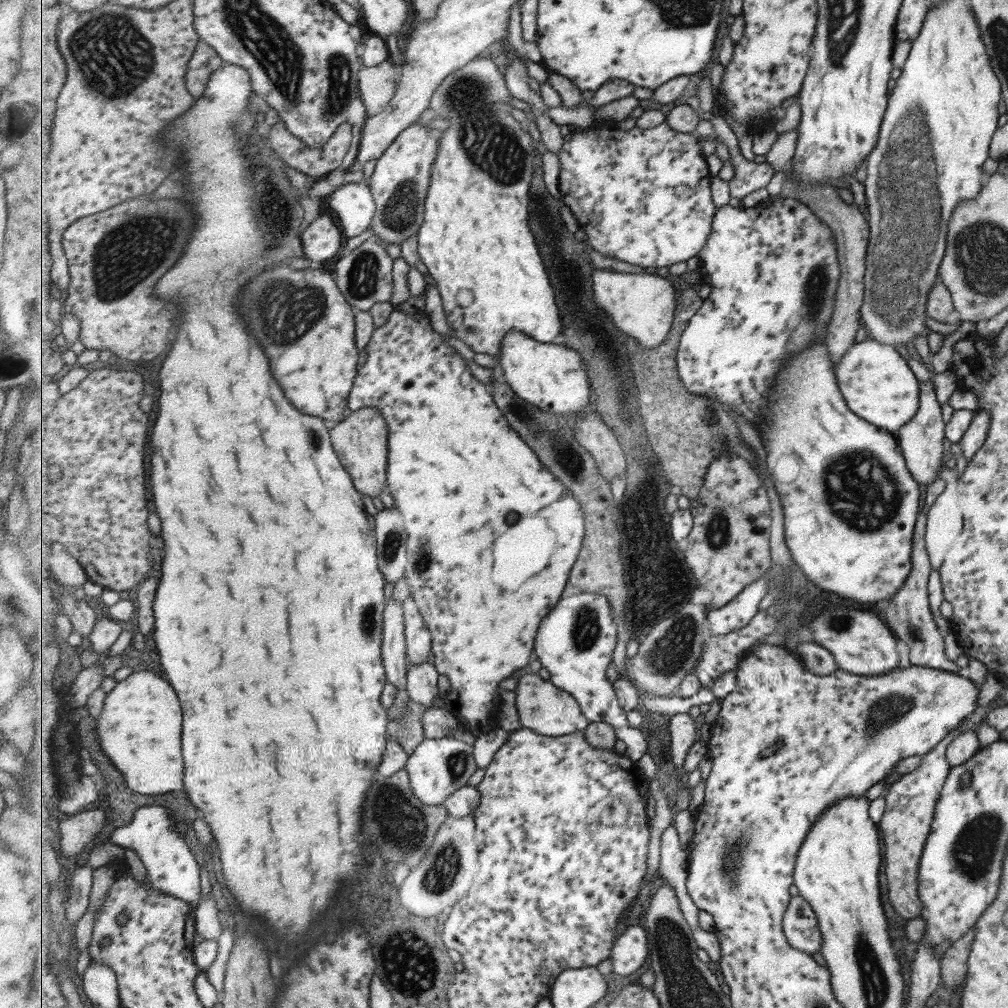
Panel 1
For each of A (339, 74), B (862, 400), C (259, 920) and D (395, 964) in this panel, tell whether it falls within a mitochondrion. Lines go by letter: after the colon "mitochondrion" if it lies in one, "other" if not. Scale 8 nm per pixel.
A: mitochondrion
B: other
C: other
D: mitochondrion

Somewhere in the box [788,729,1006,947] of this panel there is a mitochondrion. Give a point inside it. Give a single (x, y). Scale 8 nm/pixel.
(971, 853)

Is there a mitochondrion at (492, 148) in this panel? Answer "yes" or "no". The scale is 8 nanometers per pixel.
yes

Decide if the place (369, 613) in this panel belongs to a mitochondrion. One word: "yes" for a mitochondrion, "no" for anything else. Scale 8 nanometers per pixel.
yes

